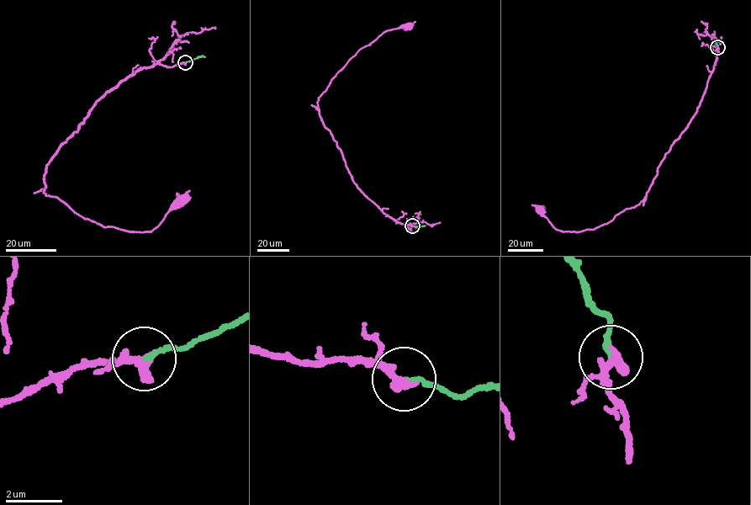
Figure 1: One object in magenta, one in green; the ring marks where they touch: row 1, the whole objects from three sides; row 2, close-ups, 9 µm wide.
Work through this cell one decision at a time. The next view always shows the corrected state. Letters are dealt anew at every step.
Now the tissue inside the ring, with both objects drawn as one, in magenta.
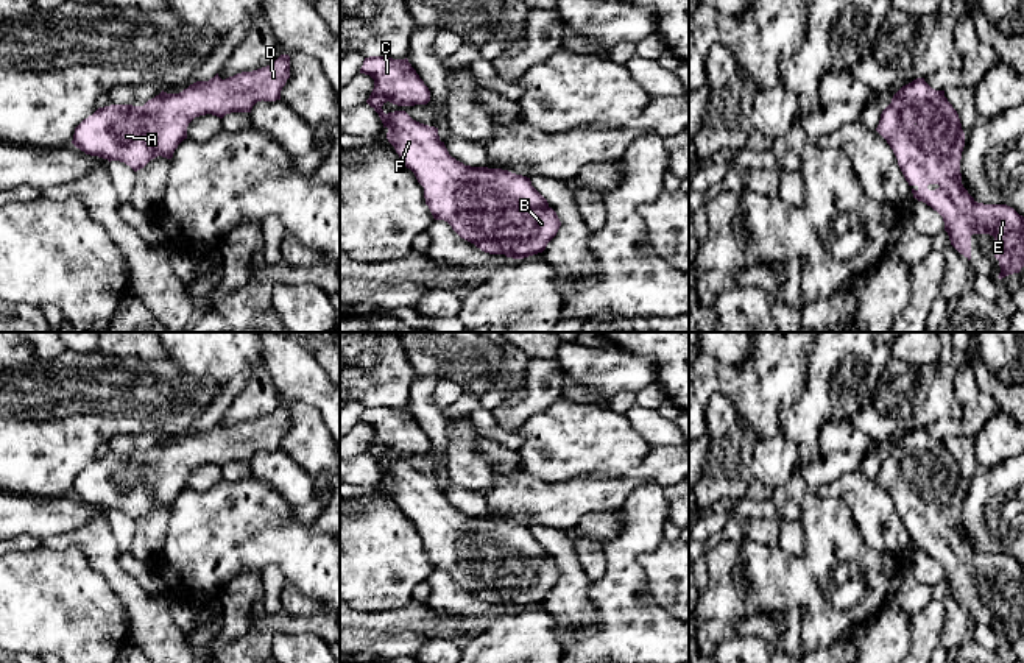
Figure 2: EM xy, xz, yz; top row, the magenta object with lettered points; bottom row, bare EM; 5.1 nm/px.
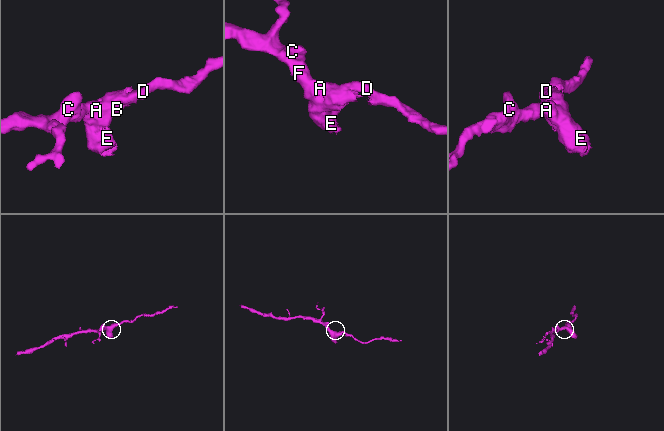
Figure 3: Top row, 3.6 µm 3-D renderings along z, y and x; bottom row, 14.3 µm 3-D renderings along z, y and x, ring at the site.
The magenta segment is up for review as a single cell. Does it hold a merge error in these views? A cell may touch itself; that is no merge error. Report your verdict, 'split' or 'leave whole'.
leave whole

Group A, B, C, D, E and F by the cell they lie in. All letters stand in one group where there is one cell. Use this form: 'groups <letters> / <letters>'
groups A B C D E F

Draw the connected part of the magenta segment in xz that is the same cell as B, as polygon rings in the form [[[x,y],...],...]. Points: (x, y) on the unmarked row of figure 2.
[[[369,406],[365,407],[360,423],[374,429],[366,452],[379,463],[383,477],[388,477],[388,491],[424,537],[425,554],[435,569],[447,571],[461,588],[489,604],[524,608],[546,599],[561,571],[547,549],[531,535],[530,527],[502,518],[464,515],[449,504],[440,490],[438,477],[413,470],[405,460],[383,462],[382,456],[387,451],[397,456],[430,451],[429,437],[407,407]]]

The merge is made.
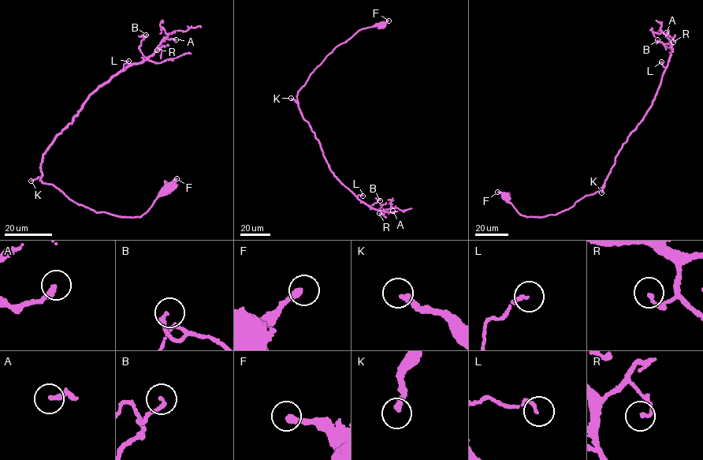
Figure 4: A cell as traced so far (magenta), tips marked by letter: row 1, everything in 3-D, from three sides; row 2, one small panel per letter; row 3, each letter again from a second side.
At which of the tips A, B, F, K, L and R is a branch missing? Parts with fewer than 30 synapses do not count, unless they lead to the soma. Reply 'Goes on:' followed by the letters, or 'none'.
Goes on: K

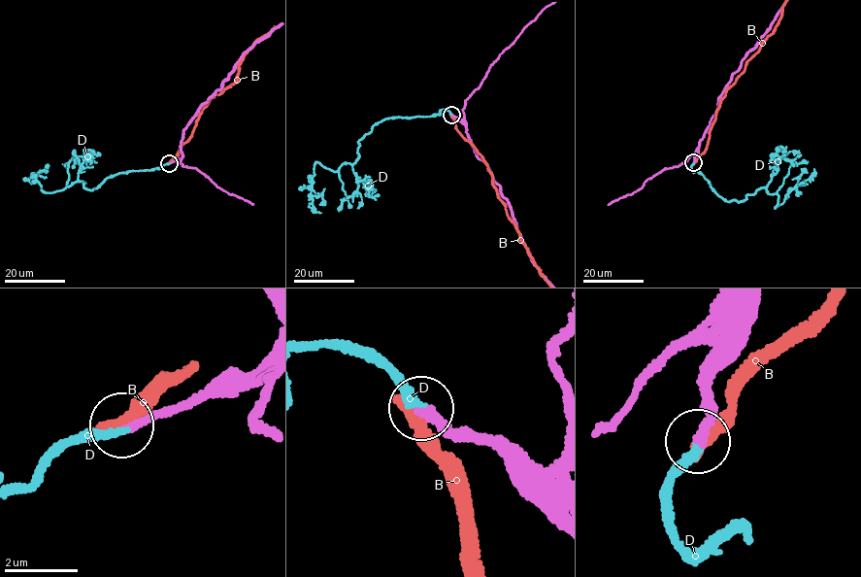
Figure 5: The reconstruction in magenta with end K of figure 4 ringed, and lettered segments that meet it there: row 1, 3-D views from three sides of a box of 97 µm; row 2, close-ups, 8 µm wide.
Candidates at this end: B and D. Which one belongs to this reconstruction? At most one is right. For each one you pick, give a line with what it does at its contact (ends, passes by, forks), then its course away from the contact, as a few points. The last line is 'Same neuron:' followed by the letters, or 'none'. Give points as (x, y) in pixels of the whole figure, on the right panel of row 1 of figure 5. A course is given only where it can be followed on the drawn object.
D: it ends there; it runs (693, 163), (692, 171), (722, 198), (739, 202), (765, 187), (778, 196), (776, 207), (813, 168)
Same neuron: D

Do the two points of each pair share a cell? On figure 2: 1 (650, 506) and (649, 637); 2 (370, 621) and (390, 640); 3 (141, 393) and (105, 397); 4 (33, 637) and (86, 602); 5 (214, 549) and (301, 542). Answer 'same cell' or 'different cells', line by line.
1: same cell
2: different cells
3: same cell
4: same cell
5: same cell

